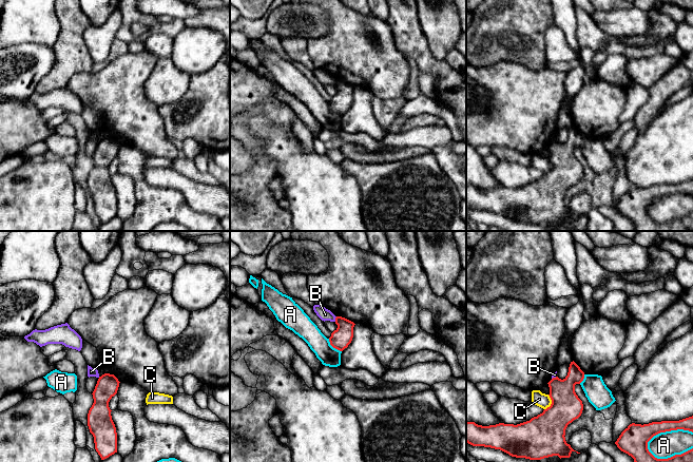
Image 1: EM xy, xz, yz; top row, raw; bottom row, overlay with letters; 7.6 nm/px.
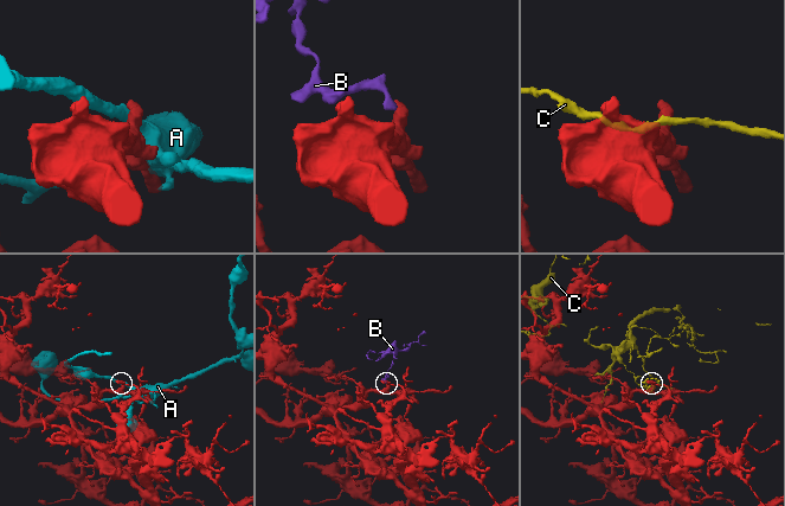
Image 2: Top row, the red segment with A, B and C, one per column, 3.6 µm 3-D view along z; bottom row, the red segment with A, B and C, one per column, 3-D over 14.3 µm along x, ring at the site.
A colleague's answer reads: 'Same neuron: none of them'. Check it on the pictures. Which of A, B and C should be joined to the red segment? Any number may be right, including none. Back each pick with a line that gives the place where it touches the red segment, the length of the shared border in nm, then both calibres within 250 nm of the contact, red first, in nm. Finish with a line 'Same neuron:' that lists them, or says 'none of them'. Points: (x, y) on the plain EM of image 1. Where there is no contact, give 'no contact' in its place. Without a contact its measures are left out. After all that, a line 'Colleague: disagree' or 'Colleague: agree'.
Same neuron: none of them
Colleague: agree

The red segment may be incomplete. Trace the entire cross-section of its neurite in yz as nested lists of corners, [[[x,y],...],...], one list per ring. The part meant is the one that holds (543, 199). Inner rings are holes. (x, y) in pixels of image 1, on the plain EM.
[[[574,124],[571,126],[567,139],[563,143],[556,140],[547,147],[552,168],[542,177],[517,189],[499,187],[482,190],[475,186],[466,186],[466,206],[473,210],[500,213],[512,220],[530,224],[541,224],[553,219],[558,219],[560,223],[570,222],[576,214],[566,207],[565,193],[582,177],[583,168],[575,156],[575,149],[580,148],[583,142],[584,136]]]

